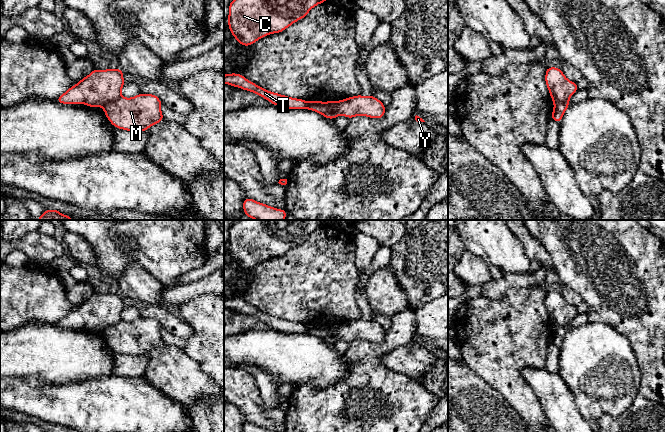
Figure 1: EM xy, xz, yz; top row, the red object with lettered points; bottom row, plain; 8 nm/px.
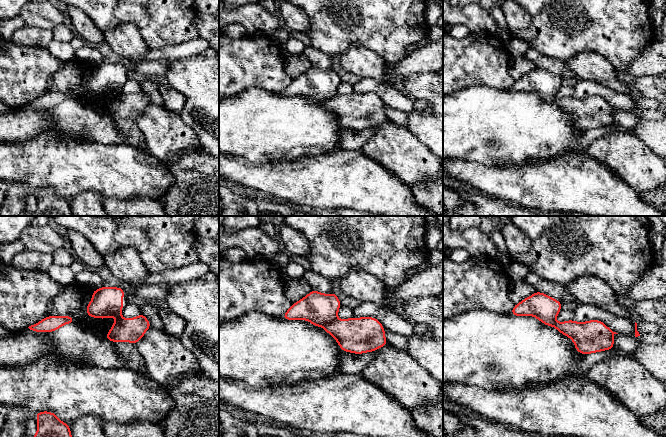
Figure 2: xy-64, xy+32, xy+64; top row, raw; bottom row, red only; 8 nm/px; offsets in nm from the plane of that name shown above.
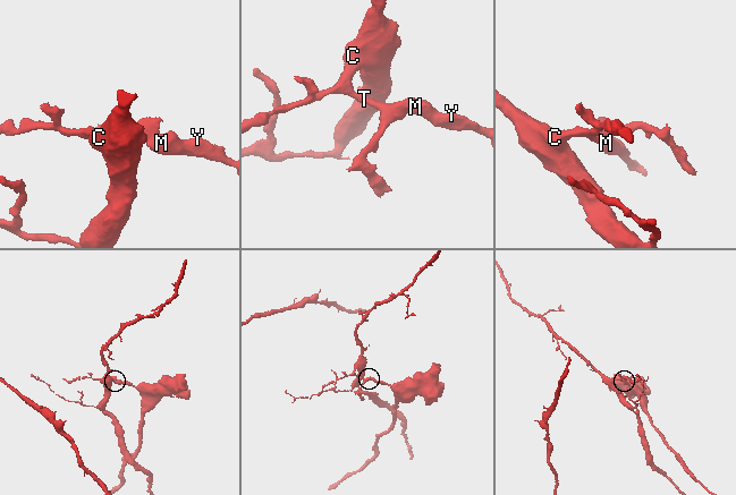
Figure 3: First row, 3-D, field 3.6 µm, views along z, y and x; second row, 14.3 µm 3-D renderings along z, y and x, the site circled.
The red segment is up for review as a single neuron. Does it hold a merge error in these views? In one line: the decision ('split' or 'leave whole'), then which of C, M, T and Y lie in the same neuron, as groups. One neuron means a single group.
split | C T / M Y

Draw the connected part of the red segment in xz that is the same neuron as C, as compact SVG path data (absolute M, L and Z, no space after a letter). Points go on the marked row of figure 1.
M232 0L229 4L228 28L243 46L283 32L309 11L327 0Z

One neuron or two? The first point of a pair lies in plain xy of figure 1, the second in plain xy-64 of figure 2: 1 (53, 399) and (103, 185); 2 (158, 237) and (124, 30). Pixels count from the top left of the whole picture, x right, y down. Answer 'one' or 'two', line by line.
1: one
2: two

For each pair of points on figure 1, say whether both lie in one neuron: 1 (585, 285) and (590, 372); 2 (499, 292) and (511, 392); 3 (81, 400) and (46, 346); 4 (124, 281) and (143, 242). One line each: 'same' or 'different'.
1: different
2: different
3: different
4: different

